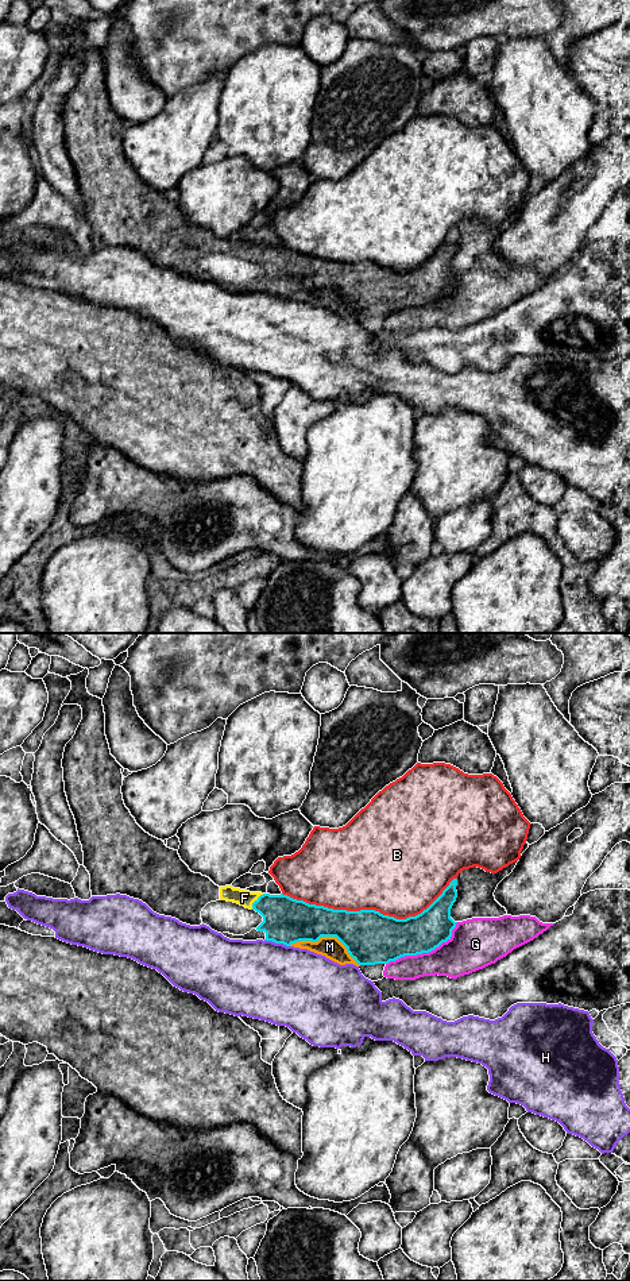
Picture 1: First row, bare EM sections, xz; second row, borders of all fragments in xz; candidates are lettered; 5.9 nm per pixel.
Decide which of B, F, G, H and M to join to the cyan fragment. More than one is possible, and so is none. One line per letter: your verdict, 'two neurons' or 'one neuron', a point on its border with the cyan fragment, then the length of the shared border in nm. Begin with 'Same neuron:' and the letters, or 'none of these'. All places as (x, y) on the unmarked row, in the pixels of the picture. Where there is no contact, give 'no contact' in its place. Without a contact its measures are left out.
Same neuron: F
B: two neurons; contact xz (370, 262); length 1050 nm
F: one neuron; contact xz (255, 253); length 120 nm
G: two neurons; contact xz (425, 304); length 500 nm
H: two neurons; contact xz (277, 294); length 160 nm
M: two neurons; contact xz (327, 288); length 440 nm

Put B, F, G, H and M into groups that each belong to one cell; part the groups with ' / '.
B / F / G / H M

